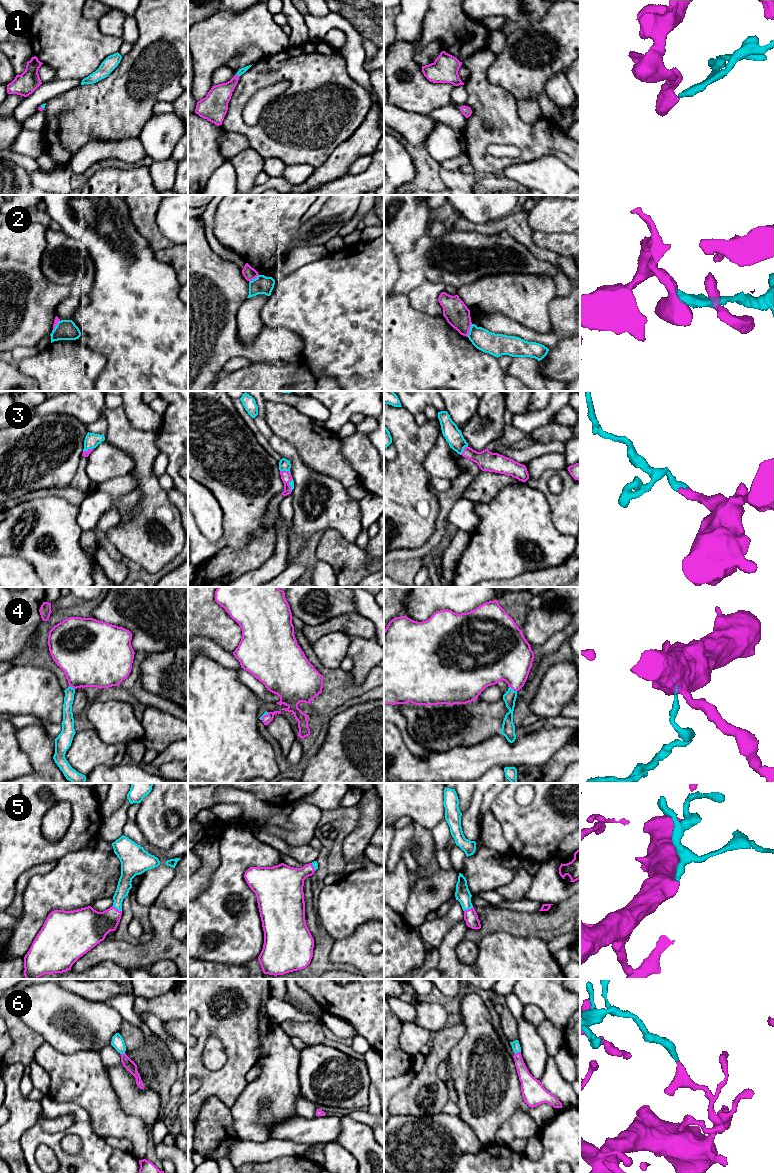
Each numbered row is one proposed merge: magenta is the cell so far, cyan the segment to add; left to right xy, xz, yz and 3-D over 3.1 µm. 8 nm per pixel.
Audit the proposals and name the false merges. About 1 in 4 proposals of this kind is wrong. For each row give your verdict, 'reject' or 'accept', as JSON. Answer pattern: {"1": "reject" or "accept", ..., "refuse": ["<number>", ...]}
{"1": "accept", "2": "reject", "3": "accept", "4": "accept", "5": "accept", "6": "accept", "refuse": ["2"]}

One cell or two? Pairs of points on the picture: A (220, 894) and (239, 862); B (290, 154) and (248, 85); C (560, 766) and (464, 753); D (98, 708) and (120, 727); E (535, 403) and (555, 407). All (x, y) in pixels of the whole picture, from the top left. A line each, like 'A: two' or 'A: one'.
A: one
B: one
C: two
D: one
E: two

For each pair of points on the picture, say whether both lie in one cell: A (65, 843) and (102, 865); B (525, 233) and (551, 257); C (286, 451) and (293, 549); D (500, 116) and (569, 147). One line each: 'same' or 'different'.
A: different
B: same
C: same
D: same

